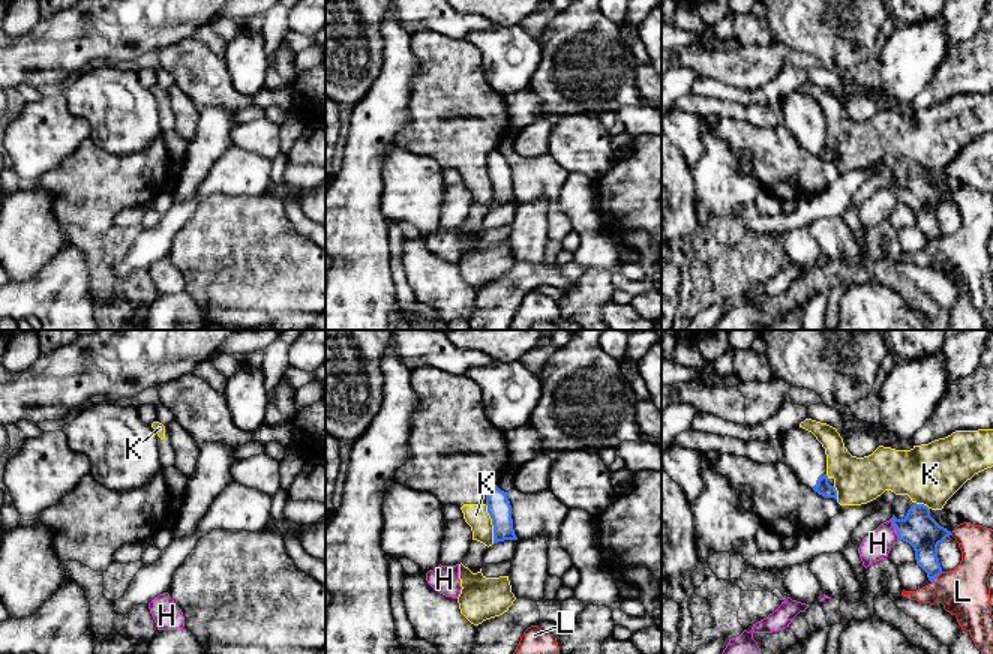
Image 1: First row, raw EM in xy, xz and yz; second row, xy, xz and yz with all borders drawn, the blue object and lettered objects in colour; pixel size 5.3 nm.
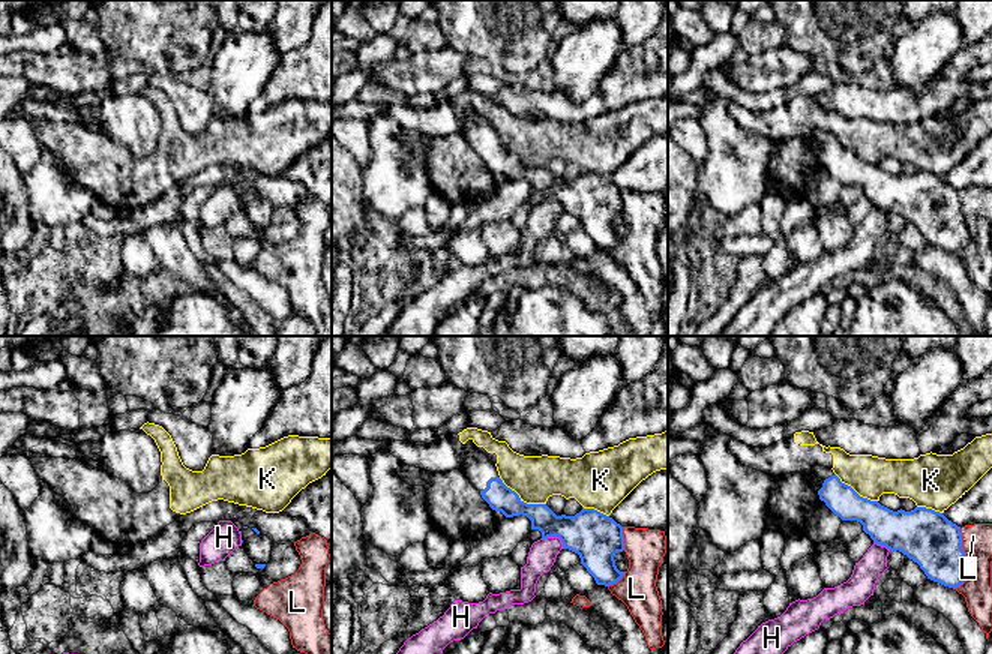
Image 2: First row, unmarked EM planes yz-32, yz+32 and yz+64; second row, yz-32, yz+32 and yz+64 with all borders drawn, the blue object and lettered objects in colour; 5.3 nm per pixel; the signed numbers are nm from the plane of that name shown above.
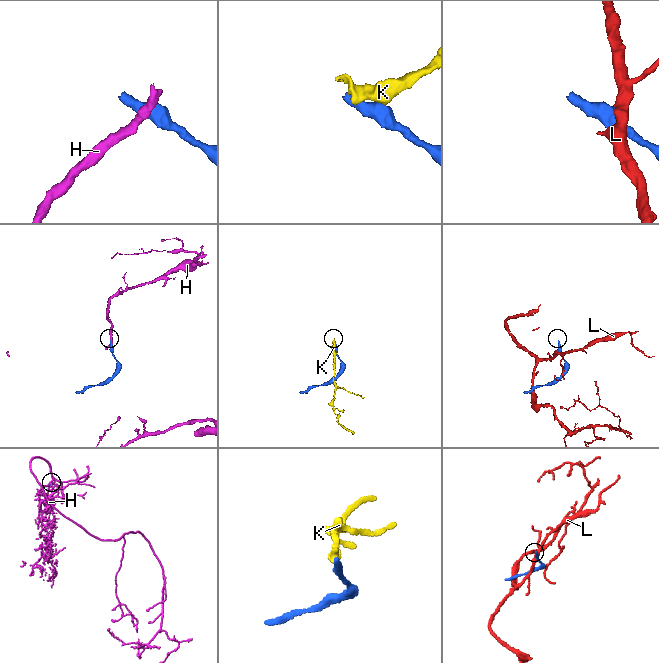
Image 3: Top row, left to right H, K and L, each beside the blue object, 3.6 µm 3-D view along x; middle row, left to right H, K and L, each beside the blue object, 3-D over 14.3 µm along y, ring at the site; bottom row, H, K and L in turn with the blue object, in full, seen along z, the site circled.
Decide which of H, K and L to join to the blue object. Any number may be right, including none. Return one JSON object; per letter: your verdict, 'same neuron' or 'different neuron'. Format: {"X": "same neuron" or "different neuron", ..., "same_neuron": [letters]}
{"H": "different neuron", "K": "different neuron", "L": "different neuron", "same_neuron": []}

